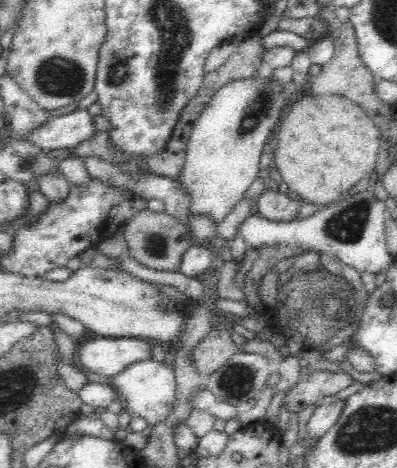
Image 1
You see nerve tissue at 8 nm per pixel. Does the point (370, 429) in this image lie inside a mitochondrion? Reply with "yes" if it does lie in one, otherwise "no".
yes

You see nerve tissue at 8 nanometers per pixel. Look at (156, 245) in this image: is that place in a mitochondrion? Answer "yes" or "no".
yes

